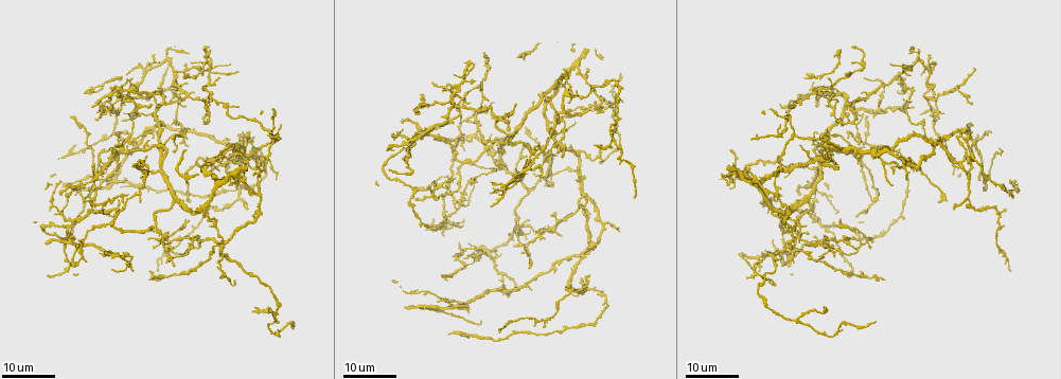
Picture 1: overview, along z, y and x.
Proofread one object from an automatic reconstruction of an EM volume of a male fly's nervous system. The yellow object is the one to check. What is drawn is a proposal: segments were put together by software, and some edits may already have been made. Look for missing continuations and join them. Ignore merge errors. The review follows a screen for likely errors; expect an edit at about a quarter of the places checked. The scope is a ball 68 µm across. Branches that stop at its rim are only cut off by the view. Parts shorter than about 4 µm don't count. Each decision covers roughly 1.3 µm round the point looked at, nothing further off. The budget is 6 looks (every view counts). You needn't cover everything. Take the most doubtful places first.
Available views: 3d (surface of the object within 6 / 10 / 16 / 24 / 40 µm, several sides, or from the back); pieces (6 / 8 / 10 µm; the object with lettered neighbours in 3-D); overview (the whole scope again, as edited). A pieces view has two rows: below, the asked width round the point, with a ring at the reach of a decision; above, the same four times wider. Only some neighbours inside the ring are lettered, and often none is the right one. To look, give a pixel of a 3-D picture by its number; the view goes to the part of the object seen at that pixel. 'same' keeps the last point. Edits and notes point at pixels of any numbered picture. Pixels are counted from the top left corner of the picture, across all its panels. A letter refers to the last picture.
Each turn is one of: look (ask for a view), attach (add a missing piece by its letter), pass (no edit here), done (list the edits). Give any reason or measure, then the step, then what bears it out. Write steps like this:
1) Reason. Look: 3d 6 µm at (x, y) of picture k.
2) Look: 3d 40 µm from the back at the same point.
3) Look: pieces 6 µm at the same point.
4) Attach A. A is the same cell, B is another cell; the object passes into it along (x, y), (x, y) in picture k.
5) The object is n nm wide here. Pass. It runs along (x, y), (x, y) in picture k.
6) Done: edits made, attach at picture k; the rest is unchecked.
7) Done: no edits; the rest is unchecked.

An open end. Look: 3d 16 µm at (821, 164) of picture 1.

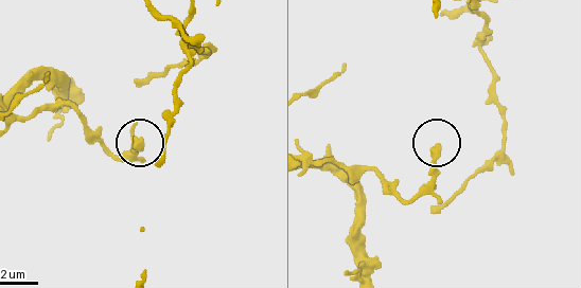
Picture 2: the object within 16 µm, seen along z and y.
Look: pieces 10 µm at (142, 142) of picture 2.

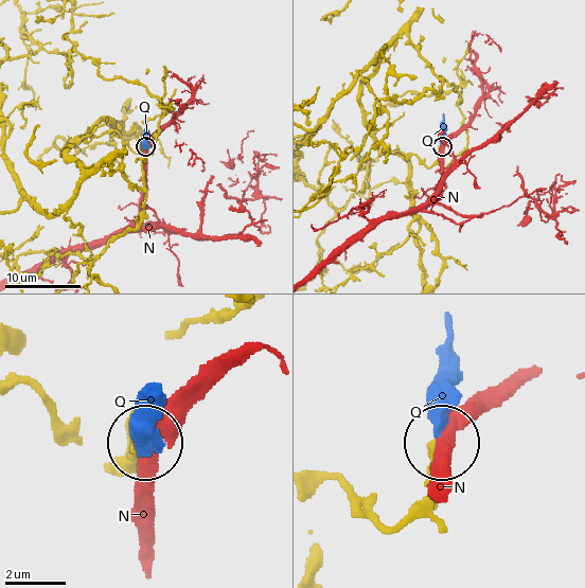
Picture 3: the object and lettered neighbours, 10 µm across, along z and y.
Pass. N and Q are other cells; none of them fits.

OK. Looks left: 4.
Free end. Look: 3d 16 µm at (973, 103) of picture 1.

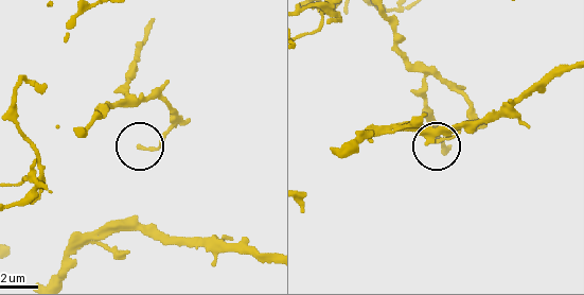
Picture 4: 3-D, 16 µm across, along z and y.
Look: pieces 8 µm at (141, 148) of picture 4.

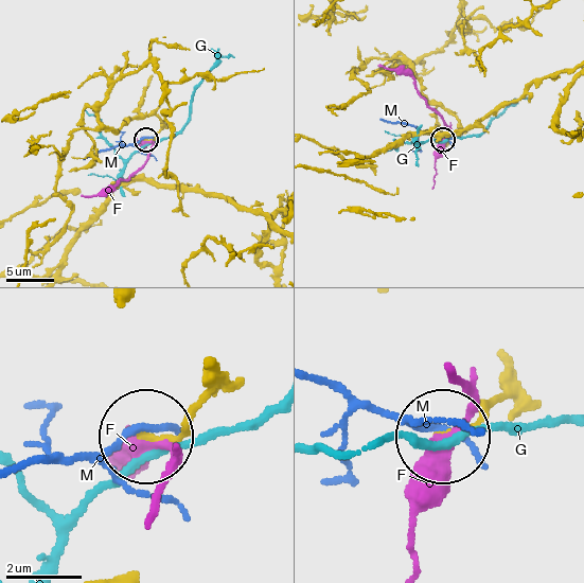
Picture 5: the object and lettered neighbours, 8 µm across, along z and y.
The object is 180 nm wide here. Pass. F, G and M are other cells; it runs along (204, 370), (188, 418), (153, 437) in picture 5; no lettered piece goes on from it.

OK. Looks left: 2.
Thin end. Look: 3d 24 µm at (152, 137) of picture 1.

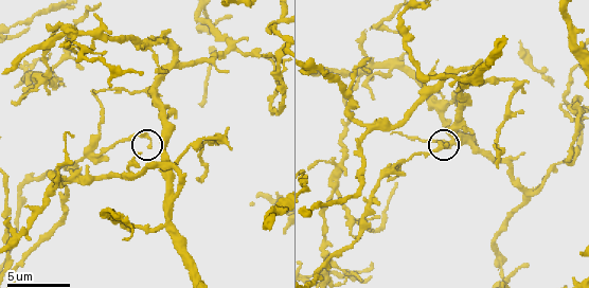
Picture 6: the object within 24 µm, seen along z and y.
Look: pieces 6 µm at (148, 147) of picture 6.

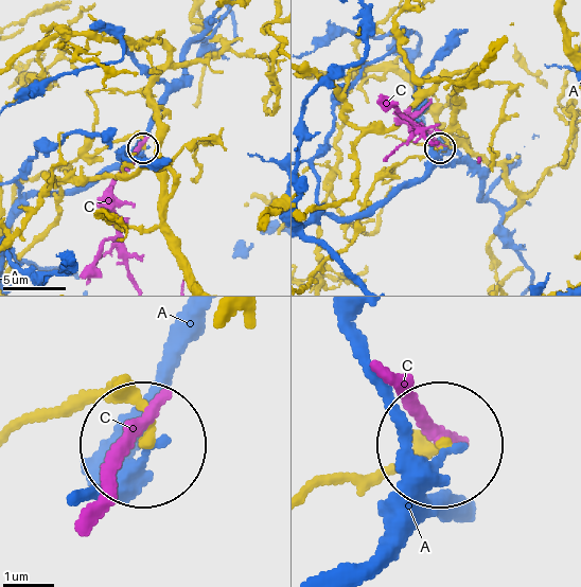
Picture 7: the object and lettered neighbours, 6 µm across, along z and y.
Pass. A and C are other cells; none of them fits.

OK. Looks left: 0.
Done: no edits; the rest is unchecked.

